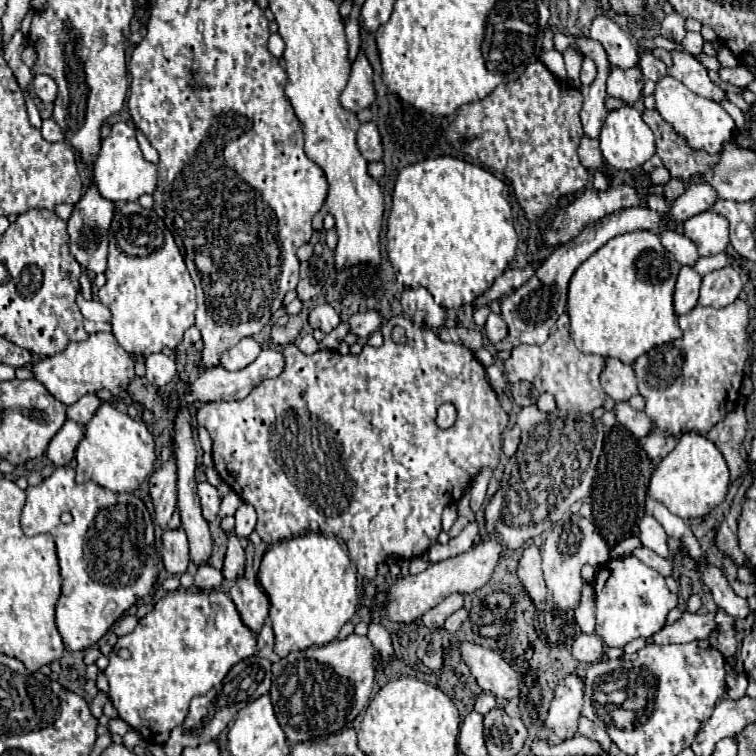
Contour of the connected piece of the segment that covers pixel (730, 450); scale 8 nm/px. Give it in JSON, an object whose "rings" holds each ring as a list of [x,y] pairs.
{"rings":[[[737,405],[723,422],[719,422],[715,428],[711,428],[711,432],[705,434],[721,450],[721,454],[729,466],[732,482],[749,472],[748,461],[741,456],[739,451],[746,432],[747,418],[744,407]]]}

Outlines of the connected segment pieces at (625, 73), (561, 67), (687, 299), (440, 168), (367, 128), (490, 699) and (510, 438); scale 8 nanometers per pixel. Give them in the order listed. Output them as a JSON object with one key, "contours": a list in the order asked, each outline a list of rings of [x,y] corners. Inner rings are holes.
{"contours":[[[[637,66],[629,68],[629,70],[613,68],[611,76],[607,78],[607,94],[623,100],[625,104],[635,104],[643,92],[641,78],[643,78],[643,74]]],[[[551,48],[551,50],[543,50],[541,60],[543,60],[543,64],[545,64],[557,78],[561,78],[561,80],[567,78],[567,72],[565,72],[565,64],[563,64],[563,56],[561,56],[561,52],[557,52],[555,48]]],[[[681,266],[675,286],[675,300],[673,300],[677,316],[683,316],[697,306],[699,284],[701,284],[701,276],[691,266]]],[[[439,156],[399,172],[387,222],[387,250],[403,286],[427,288],[443,308],[473,304],[515,258],[517,240],[509,188],[489,170]]],[[[375,122],[361,124],[357,134],[357,146],[367,162],[377,162],[383,158],[383,144],[381,144],[381,136]]],[[[481,694],[473,706],[473,710],[479,714],[487,714],[493,708],[495,708],[495,696],[491,696],[491,694]]],[[[517,426],[509,428],[509,430],[503,434],[503,454],[505,454],[505,456],[513,456],[513,454],[517,452],[519,434],[521,434],[521,430],[519,430]]]]}

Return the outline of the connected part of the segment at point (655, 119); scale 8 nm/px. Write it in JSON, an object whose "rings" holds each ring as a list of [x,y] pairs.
{"rings":[[[643,110],[645,124],[653,130],[657,138],[657,152],[639,168],[641,180],[645,180],[657,166],[663,166],[671,172],[671,176],[689,180],[691,176],[709,172],[719,160],[719,154],[707,154],[705,150],[695,150],[687,144],[683,136],[679,136],[671,124],[667,124],[661,114],[653,110]]]}

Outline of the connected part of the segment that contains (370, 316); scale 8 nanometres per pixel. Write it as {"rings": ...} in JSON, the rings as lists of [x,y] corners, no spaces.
{"rings":[[[369,310],[365,314],[353,314],[349,318],[349,332],[353,332],[357,338],[367,338],[379,326],[381,326],[381,314],[375,310]]]}

